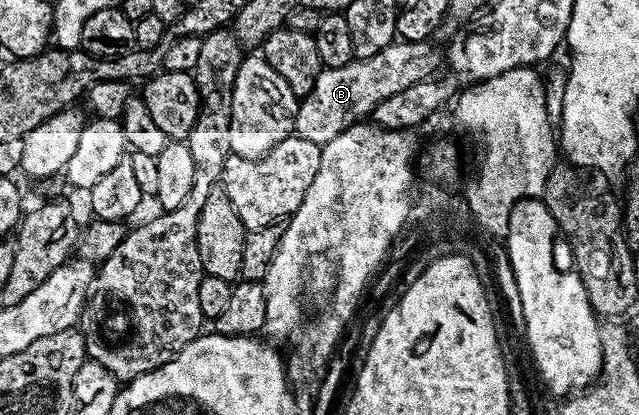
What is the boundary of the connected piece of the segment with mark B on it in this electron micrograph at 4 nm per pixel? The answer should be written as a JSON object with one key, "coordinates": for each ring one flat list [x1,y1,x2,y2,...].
{"coordinates":[[394,39,390,45,383,47,379,55,371,59,358,61,354,59,343,67,322,68,315,79,315,87,306,97,300,98,297,107,296,136,311,139,311,143,323,146,335,135,347,131,355,124,364,122,373,112,373,108,391,95,412,87,420,81,428,81,441,65,441,53,432,49,429,41,403,41]]}

